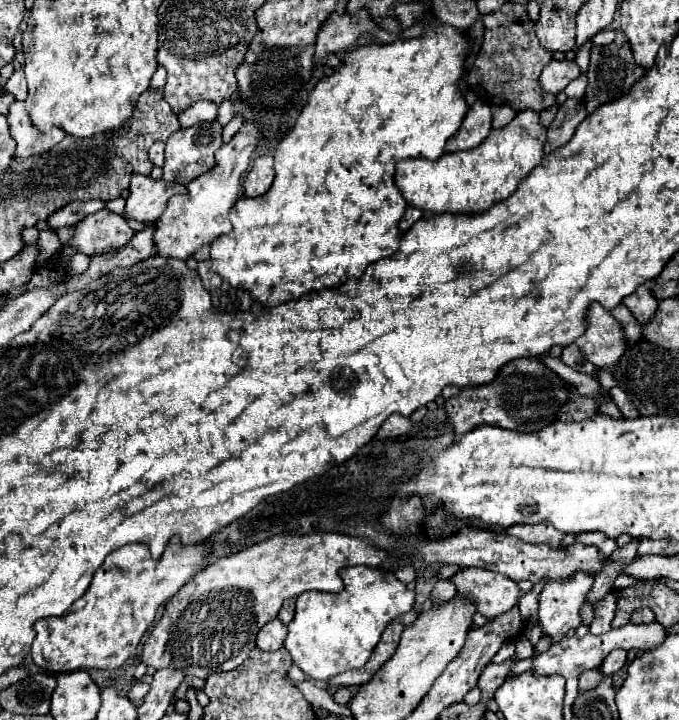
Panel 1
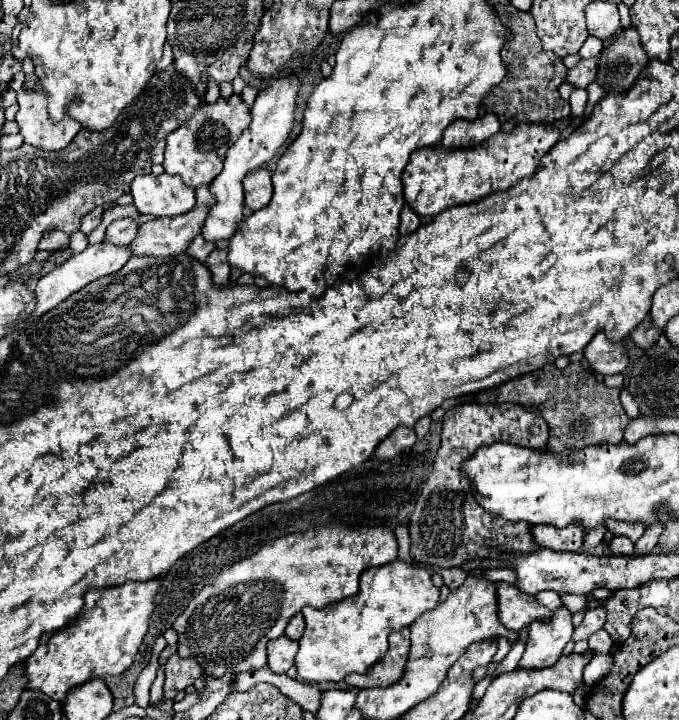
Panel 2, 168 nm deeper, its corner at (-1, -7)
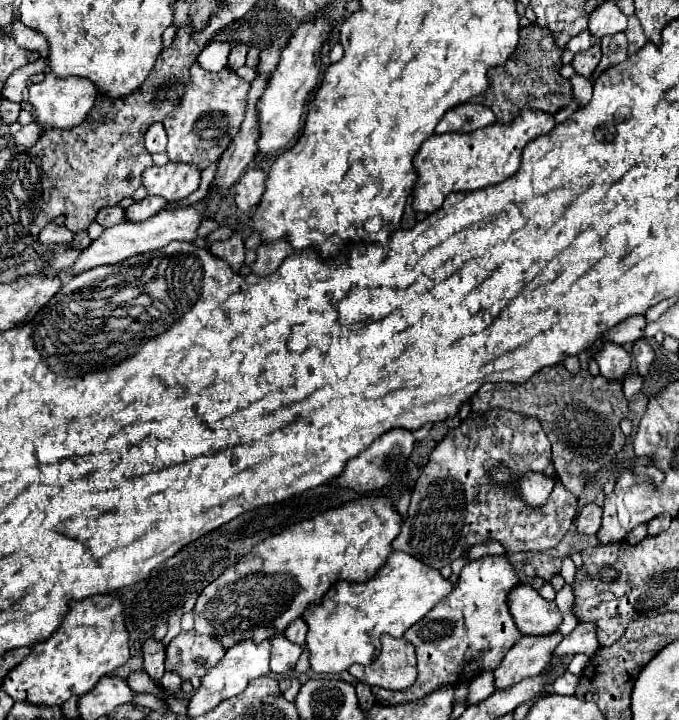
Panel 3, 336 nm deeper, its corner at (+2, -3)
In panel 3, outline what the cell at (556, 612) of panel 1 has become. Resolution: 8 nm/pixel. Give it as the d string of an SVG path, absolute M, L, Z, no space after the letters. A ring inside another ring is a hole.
M561 632L547 636L523 636L495 670L497 688L507 688L523 678L541 674L553 662L553 650L561 640Z

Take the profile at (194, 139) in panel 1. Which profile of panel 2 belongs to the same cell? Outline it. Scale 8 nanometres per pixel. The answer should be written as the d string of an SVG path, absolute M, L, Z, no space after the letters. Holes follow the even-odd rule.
M232 94L228 98L218 98L214 104L200 102L194 116L188 118L178 130L166 136L166 152L164 152L164 170L168 174L178 174L186 186L198 188L210 184L218 172L222 170L224 156L228 148L240 138L244 128L250 124L250 108L244 104L240 94Z

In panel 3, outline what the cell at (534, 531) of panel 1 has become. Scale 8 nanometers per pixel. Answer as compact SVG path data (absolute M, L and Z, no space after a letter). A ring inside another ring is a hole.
M587 504L577 514L577 532L585 536L593 536L601 526L601 508L595 504Z

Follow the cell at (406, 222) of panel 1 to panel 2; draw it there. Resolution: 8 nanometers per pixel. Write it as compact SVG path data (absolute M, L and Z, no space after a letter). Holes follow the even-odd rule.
M406 204L406 206L402 208L400 234L402 234L402 236L406 236L406 234L412 234L412 232L416 232L416 230L418 230L418 226L420 226L420 218L418 218L418 214L414 214L414 212L410 210L410 206Z

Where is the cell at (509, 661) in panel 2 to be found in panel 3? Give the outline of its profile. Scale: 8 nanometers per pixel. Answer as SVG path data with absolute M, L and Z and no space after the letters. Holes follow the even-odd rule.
M485 670L481 672L477 678L471 680L469 684L469 694L467 694L467 704L475 704L485 700L487 696L491 696L495 692L495 676L493 670Z

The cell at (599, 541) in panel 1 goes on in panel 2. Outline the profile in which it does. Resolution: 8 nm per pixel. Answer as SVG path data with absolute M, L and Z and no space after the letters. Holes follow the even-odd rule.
M616 536L612 540L610 548L612 548L614 554L632 554L634 552L634 542L630 538L626 538L626 536Z

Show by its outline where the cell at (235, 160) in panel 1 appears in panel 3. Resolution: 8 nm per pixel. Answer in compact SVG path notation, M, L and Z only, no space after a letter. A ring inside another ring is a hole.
M315 18L301 24L291 36L289 44L283 48L281 58L273 74L267 78L265 92L257 102L257 120L259 120L259 140L257 154L271 156L283 150L297 134L301 124L301 114L309 92L317 86L319 80L319 50L329 36L329 22L325 18Z

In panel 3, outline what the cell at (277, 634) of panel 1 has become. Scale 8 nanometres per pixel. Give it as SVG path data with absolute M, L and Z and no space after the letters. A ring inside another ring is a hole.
M273 636L271 640L271 672L273 674L287 674L295 668L303 648L285 640L285 636Z

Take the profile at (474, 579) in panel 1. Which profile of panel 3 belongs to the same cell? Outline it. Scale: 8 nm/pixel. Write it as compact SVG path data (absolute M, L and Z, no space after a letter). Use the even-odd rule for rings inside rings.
M517 584L507 596L507 604L517 628L527 636L553 634L561 624L557 604L541 598L529 584Z

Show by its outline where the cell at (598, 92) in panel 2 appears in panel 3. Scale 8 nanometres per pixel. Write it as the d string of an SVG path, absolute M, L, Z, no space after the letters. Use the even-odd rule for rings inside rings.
M617 32L617 34L601 38L601 50L603 50L603 58L601 58L599 66L595 68L591 80L599 78L601 72L605 72L611 66L621 64L627 58L627 38L625 38L625 32Z

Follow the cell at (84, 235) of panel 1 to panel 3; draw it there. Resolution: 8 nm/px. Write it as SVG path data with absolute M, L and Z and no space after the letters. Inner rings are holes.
M147 196L141 202L133 202L131 206L125 208L125 222L137 224L137 222L149 220L163 208L163 204L165 204L165 200L161 200L159 196Z

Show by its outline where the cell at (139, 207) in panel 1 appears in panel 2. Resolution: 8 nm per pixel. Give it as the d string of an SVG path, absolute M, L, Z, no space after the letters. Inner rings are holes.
M166 172L160 176L136 176L136 180L132 180L132 198L140 214L156 218L184 214L196 204L194 190L184 186L180 176L170 176Z

